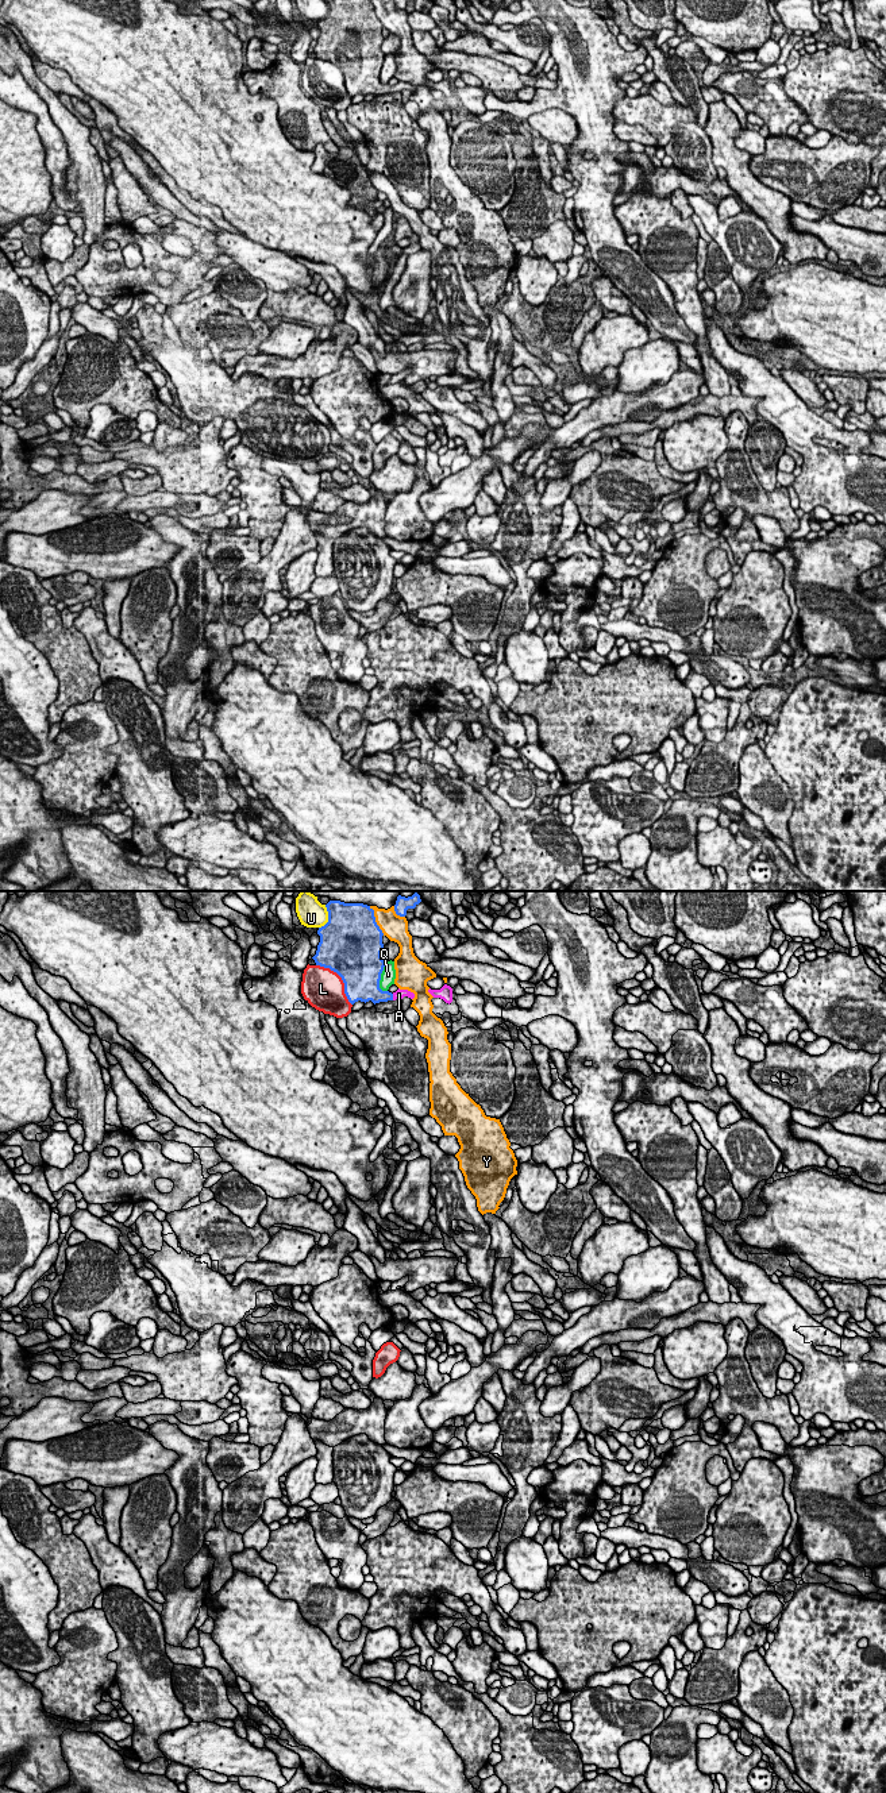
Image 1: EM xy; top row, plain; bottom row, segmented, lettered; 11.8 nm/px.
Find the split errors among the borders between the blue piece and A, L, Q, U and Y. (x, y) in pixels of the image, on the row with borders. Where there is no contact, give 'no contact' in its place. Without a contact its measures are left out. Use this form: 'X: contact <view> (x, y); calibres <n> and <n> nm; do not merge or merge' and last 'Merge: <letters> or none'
A: contact xy (392, 997); calibres 220 and 120 nm; merge
L: contact xy (342, 979); calibres 500 and 480 nm; do not merge
Q: contact xy (380, 976); calibres 500 and 170 nm; do not merge
U: contact xy (328, 917); calibres 480 and 320 nm; do not merge
Y: contact xy (374, 921); calibres 550 and 300 nm; do not merge
Merge: A

